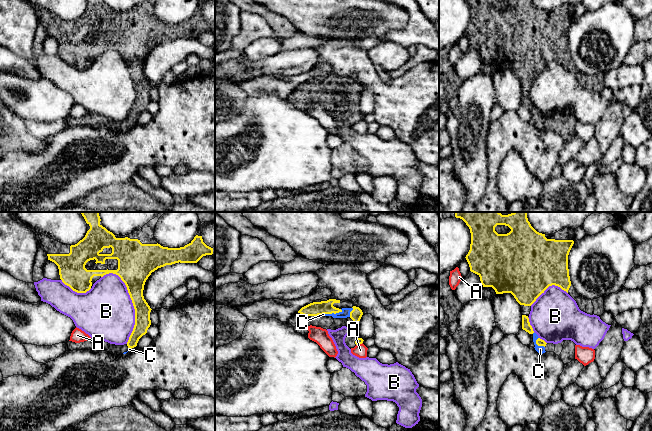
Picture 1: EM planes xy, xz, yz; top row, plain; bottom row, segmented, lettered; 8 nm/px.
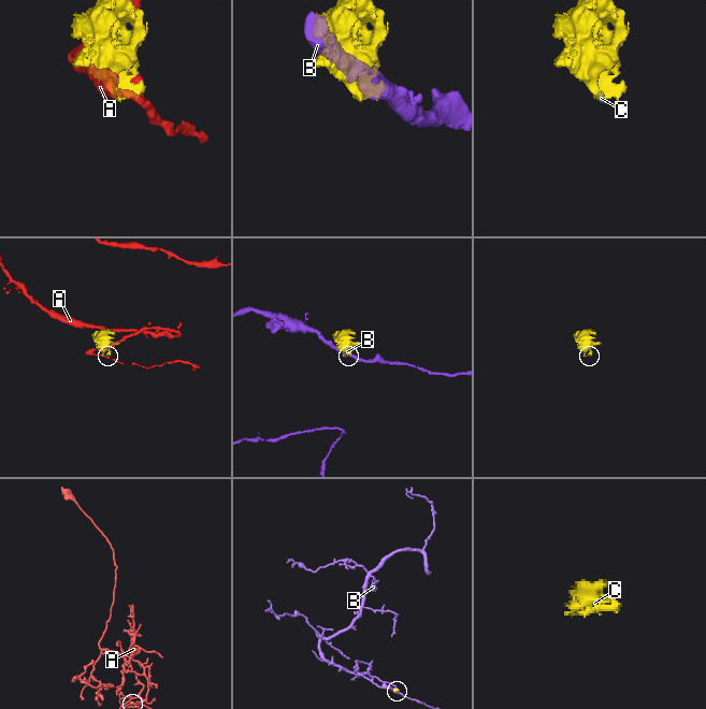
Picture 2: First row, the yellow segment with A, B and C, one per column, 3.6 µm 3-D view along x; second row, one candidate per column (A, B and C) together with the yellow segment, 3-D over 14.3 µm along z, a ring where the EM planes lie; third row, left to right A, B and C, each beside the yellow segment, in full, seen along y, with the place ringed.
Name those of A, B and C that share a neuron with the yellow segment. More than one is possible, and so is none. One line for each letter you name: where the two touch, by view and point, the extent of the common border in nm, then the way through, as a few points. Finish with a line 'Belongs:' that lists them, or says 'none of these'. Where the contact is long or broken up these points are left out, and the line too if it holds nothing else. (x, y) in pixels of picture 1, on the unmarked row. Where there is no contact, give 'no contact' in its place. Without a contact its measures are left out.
C: meets yellow in xz at (332, 88); contact 170 nm long; runs through xz (324, 83), (332, 88), (345, 89)
Belongs: C

